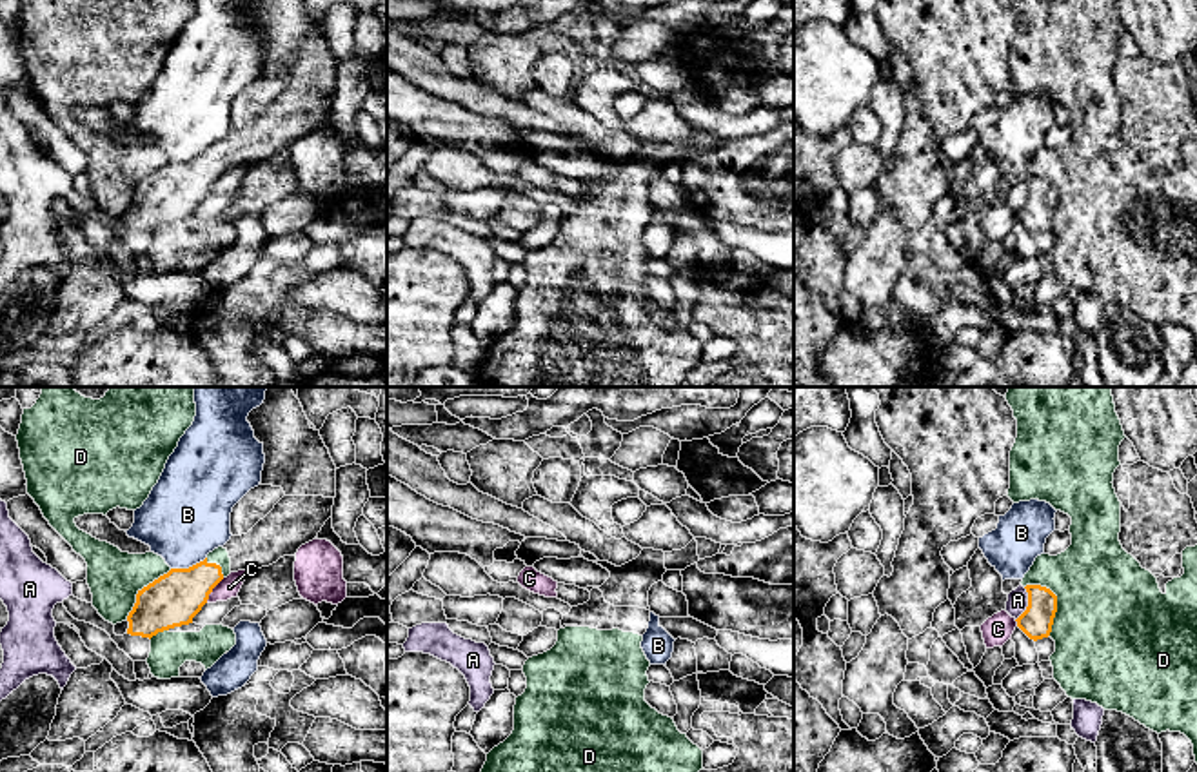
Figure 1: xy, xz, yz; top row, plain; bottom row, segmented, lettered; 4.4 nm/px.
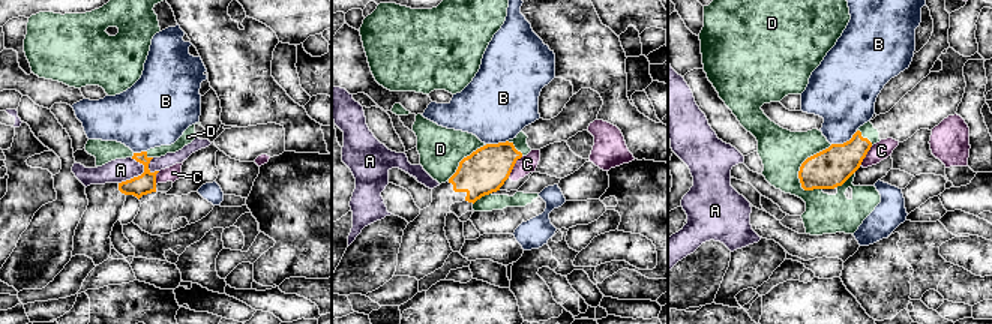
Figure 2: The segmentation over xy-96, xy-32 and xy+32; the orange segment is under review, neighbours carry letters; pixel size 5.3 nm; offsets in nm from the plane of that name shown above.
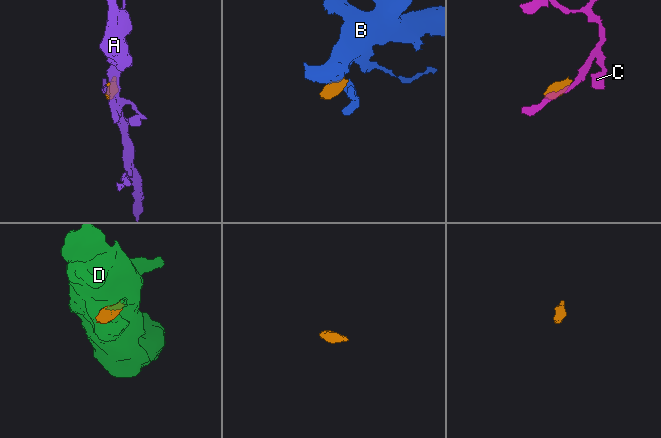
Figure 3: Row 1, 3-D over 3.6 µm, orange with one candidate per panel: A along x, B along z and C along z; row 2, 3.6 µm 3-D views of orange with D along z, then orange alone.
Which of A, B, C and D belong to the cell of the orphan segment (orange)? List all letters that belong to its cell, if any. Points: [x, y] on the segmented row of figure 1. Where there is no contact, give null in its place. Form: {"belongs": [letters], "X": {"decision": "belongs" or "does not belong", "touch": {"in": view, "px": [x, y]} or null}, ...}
{"belongs": [], "A": {"decision": "does not belong", "touch": {"in": "yz", "px": [1028, 603]}}, "B": {"decision": "does not belong", "touch": {"in": "xy", "px": [189, 567]}}, "C": {"decision": "does not belong", "touch": {"in": "xy", "px": [211, 591]}}, "D": {"decision": "does not belong", "touch": {"in": "yz", "px": [1056, 602]}}}

